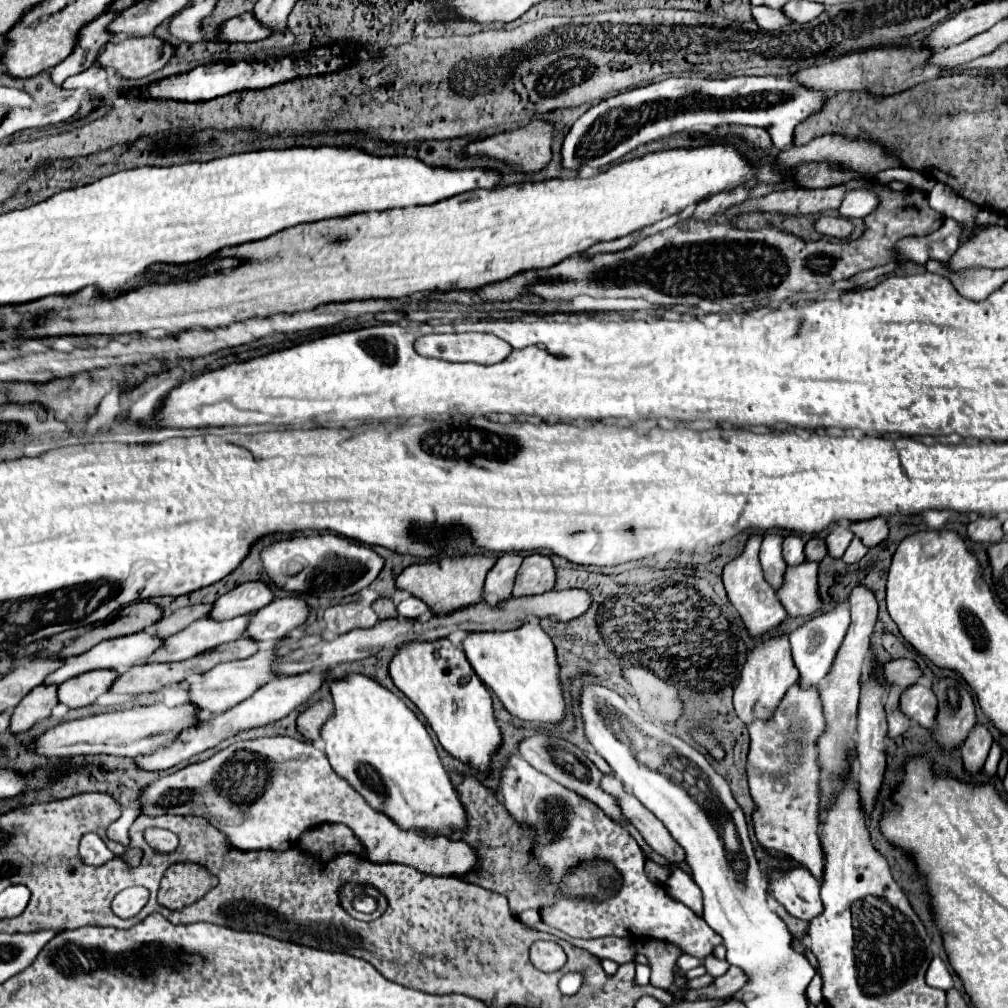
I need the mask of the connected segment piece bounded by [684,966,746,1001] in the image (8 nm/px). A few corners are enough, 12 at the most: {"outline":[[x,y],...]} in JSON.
{"outline":[[730,966],[724,976],[700,990],[686,990],[688,1001],[728,1000],[746,984],[746,974]]}

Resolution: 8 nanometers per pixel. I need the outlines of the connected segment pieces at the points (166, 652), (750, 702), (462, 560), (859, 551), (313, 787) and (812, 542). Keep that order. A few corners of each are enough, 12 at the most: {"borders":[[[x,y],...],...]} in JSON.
{"borders":[[[250,614],[198,620],[168,636],[150,660],[188,660],[242,638]],[[786,636],[754,648],[734,690],[744,724],[768,720],[798,680]],[[442,556],[396,580],[434,612],[484,600],[494,556]],[[858,538],[850,542],[842,560],[860,562],[868,548]],[[234,742],[144,790],[240,850],[346,824],[372,864],[474,872],[464,840],[400,830],[312,742]],[[822,538],[806,542],[806,560],[820,562],[828,552]]]}

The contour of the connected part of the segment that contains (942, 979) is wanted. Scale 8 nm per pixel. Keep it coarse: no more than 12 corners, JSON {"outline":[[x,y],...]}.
{"outline":[[940,956],[926,972],[928,986],[950,990],[952,976]]}

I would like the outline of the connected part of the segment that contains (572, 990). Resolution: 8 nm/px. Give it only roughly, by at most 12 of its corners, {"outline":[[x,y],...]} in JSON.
{"outline":[[578,972],[565,974],[560,980],[560,992],[578,992],[583,976]]}

